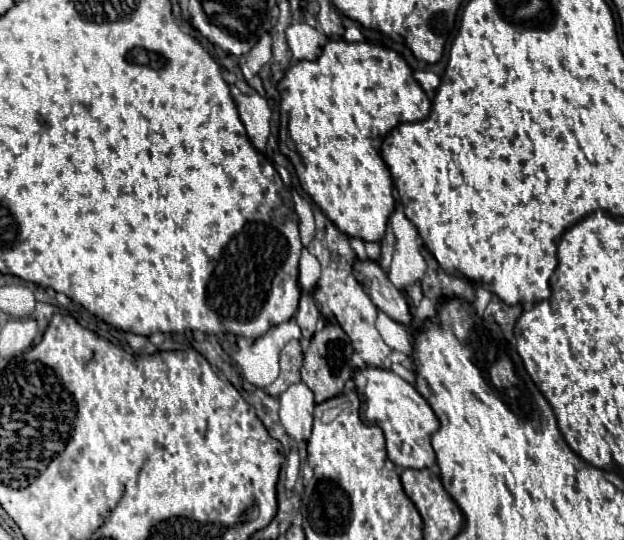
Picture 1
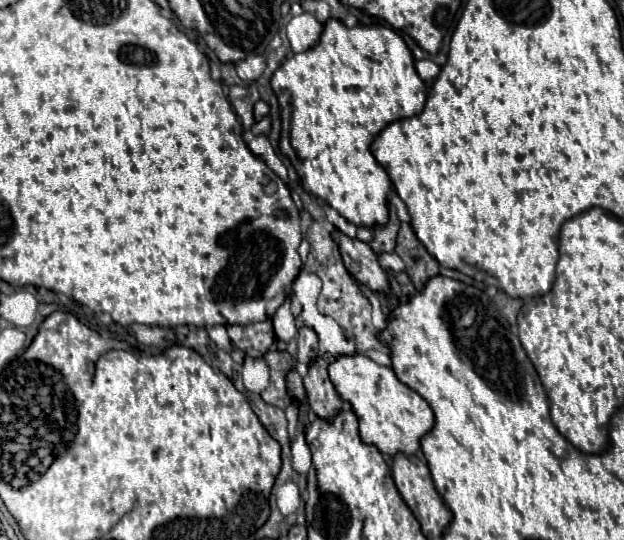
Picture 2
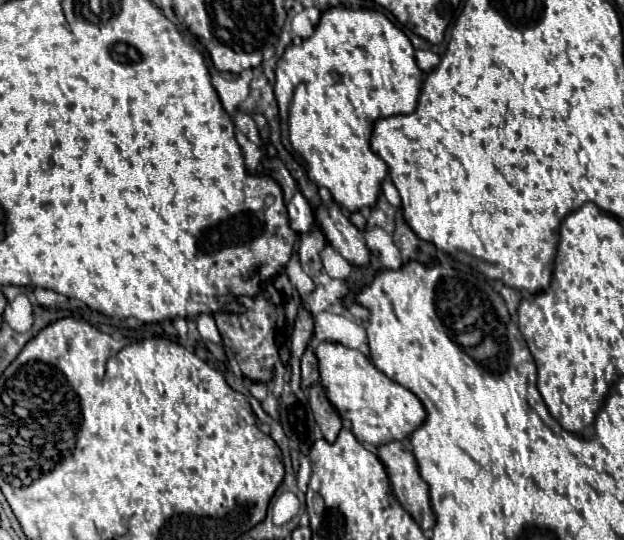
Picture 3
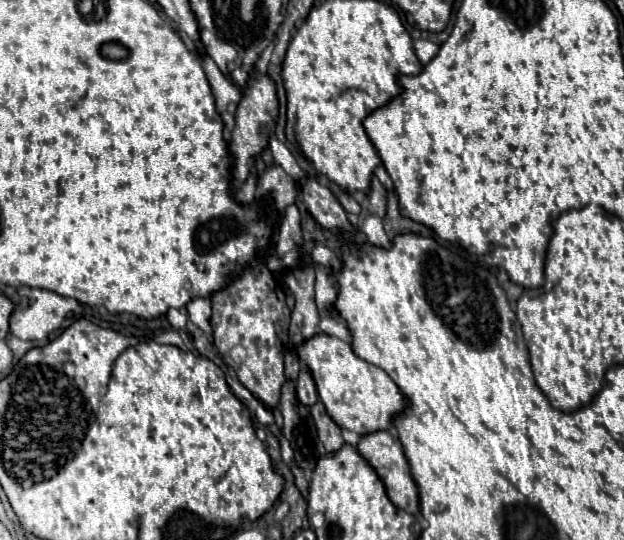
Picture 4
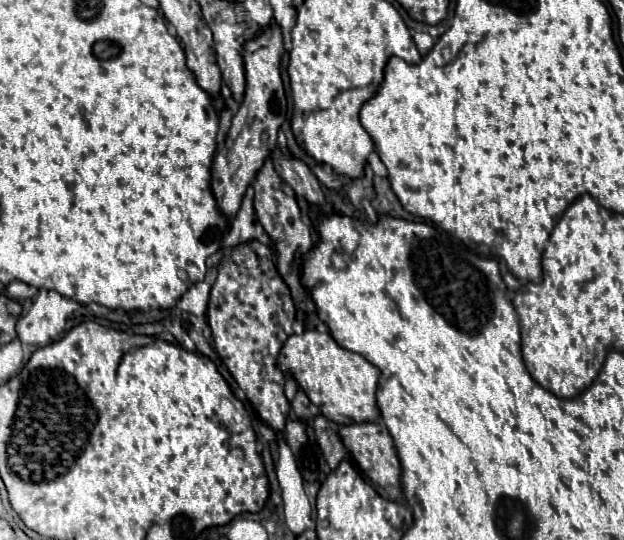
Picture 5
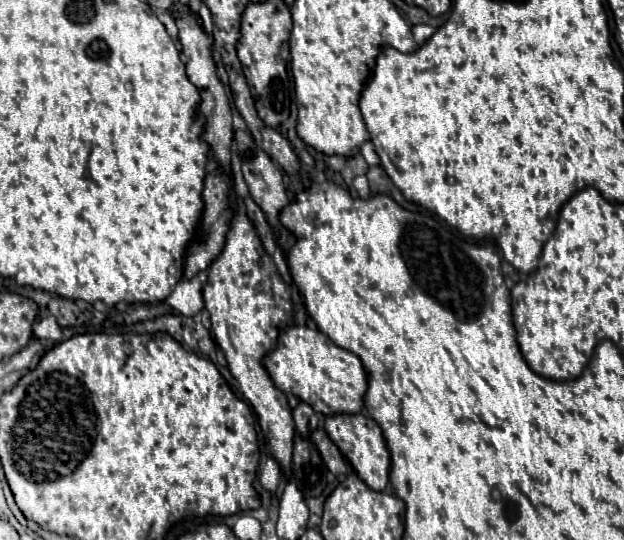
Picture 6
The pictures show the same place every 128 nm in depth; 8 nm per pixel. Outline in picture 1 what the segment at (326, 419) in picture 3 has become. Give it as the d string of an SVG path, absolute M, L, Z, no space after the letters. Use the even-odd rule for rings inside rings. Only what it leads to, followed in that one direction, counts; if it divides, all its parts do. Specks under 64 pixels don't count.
M326 316L324 320L324 328L314 332L314 336L310 338L310 346L304 352L304 364L302 364L302 382L314 392L316 402L324 402L332 396L338 396L344 390L344 384L350 380L352 376L352 360L348 356L352 356L352 344L348 334L340 328L340 324L332 318Z

